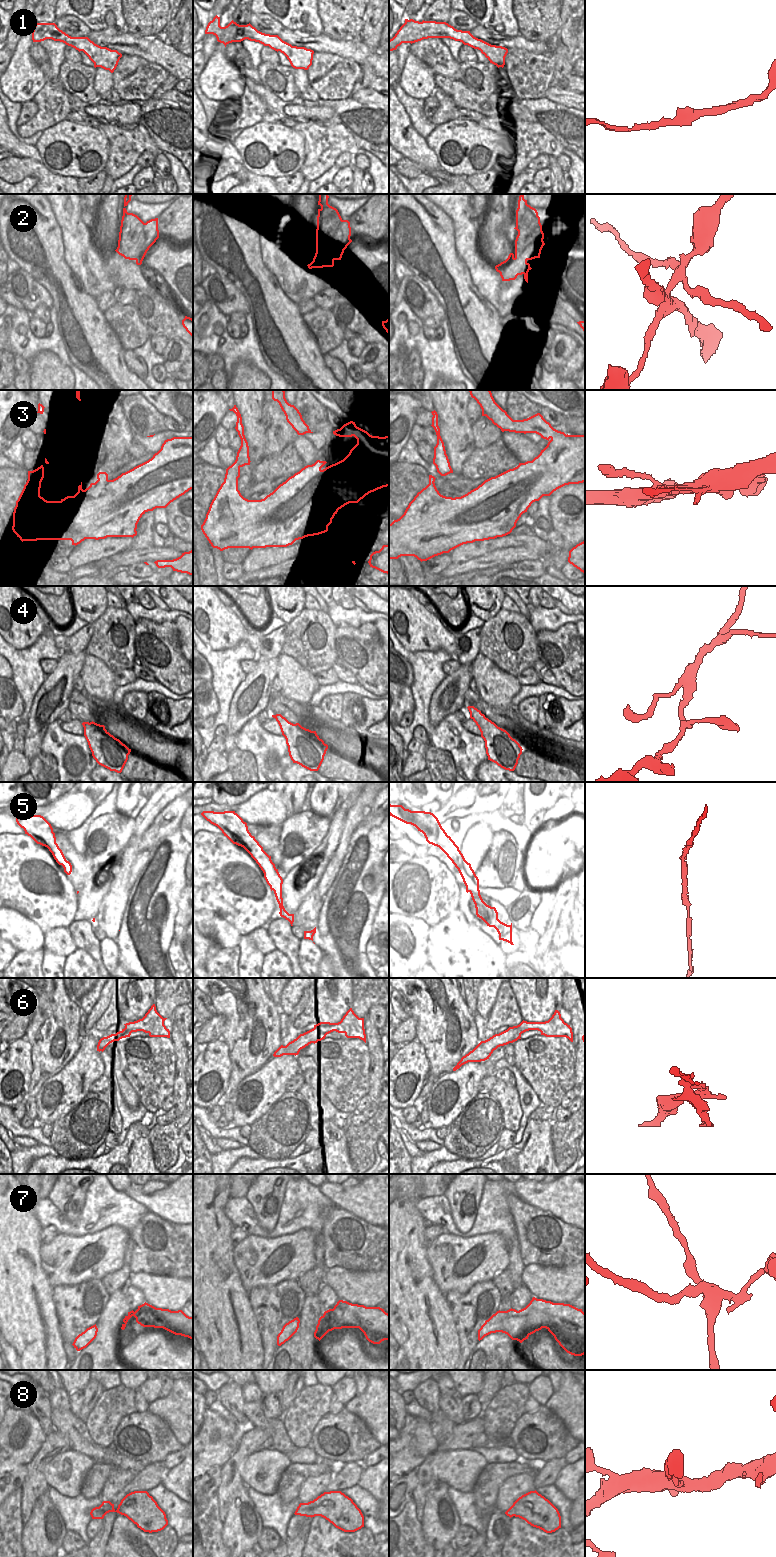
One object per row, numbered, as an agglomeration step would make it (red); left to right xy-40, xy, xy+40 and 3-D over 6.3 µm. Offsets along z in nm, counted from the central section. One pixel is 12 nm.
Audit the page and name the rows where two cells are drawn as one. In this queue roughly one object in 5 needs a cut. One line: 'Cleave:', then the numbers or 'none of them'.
Cleave: 2, 6, 7

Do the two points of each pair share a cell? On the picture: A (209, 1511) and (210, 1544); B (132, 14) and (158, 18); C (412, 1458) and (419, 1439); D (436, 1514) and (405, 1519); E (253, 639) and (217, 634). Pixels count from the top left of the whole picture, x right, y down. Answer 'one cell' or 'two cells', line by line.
A: one cell
B: one cell
C: two cells
D: two cells
E: one cell

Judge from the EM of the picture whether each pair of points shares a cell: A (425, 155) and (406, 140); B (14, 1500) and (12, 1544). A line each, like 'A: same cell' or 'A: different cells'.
A: same cell
B: same cell

